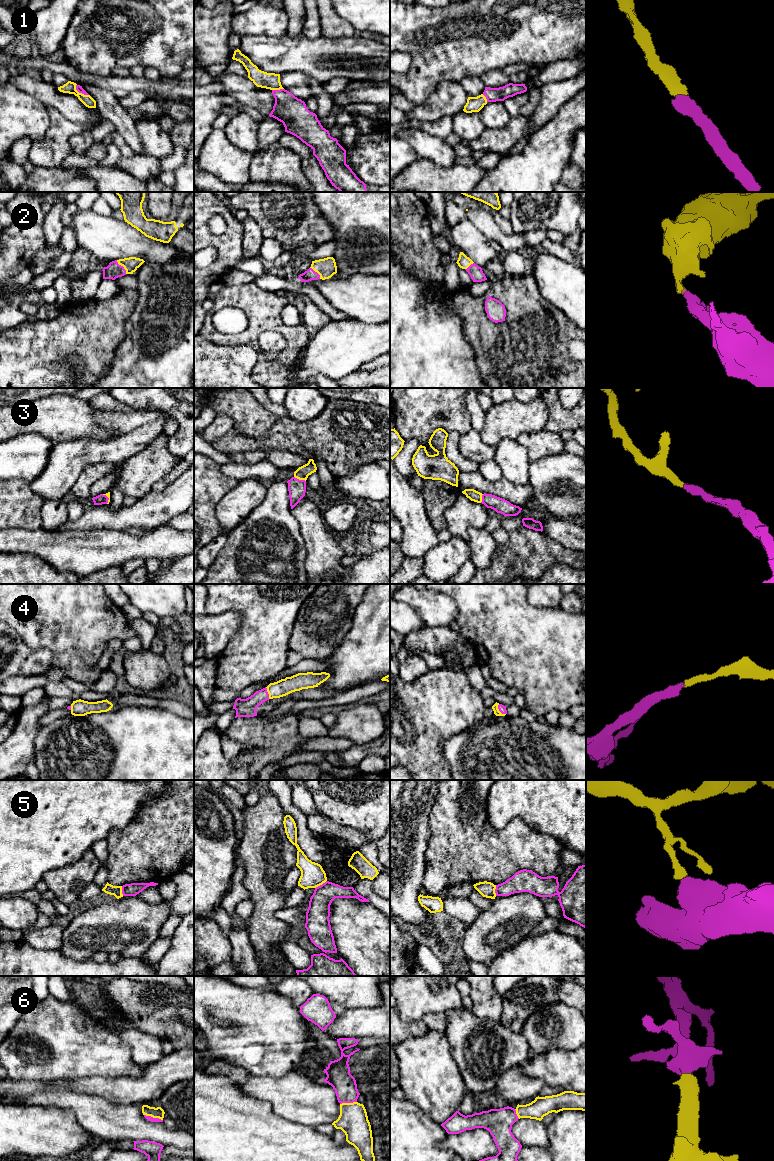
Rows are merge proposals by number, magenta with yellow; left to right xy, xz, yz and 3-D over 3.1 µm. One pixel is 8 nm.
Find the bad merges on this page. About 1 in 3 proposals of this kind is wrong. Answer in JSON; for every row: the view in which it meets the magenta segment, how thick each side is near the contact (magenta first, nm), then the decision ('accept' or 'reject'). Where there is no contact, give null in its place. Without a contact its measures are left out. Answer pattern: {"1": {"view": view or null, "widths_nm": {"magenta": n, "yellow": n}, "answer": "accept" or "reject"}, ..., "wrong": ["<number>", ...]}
{"1": {"view": "xy", "widths_nm": {"magenta": 50, "yellow": 100}, "answer": "accept"}, "2": {"view": "xy", "widths_nm": {"magenta": 120, "yellow": 120}, "answer": "accept"}, "3": {"view": "xz", "widths_nm": {"magenta": 140, "yellow": 110}, "answer": "accept"}, "4": {"view": "yz", "widths_nm": {"magenta": 60, "yellow": 50}, "answer": "accept"}, "5": {"view": "xz", "widths_nm": {"magenta": 190, "yellow": 190}, "answer": "reject"}, "6": {"view": "xy", "widths_nm": {"magenta": 50, "yellow": 90}, "answer": "accept"}, "wrong": ["5"]}

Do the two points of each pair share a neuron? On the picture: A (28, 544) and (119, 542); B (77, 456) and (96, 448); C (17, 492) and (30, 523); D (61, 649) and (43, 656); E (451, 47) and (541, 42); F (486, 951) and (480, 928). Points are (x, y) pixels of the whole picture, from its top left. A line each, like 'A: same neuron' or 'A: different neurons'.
A: same neuron
B: same neuron
C: same neuron
D: different neurons
E: same neuron
F: same neuron

